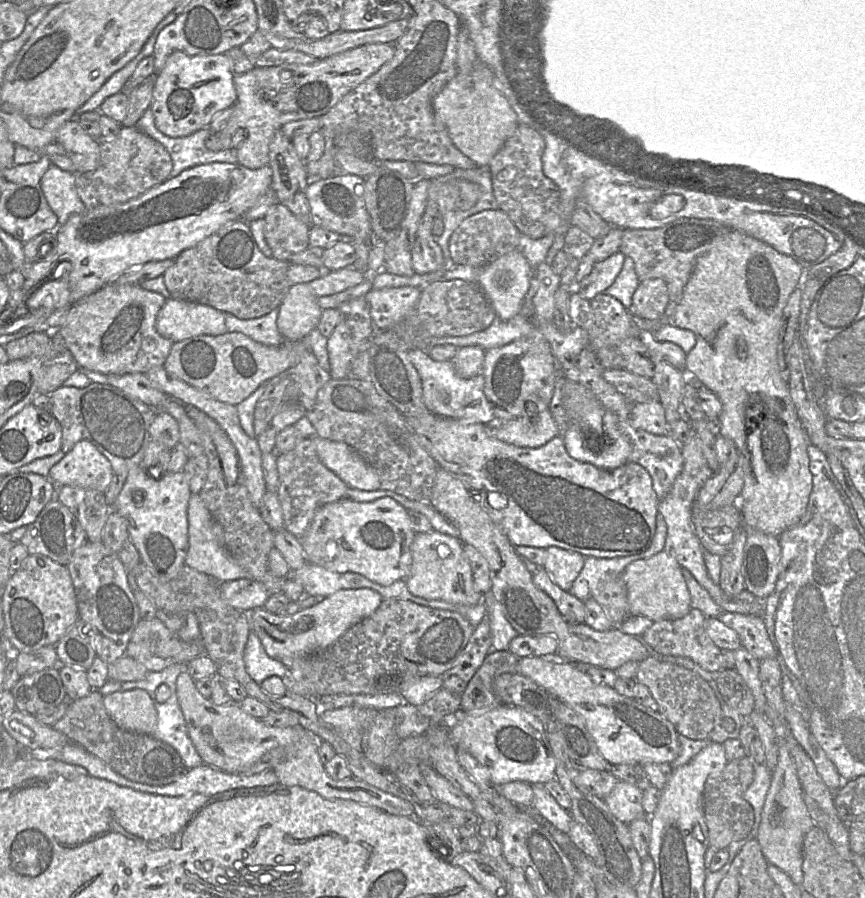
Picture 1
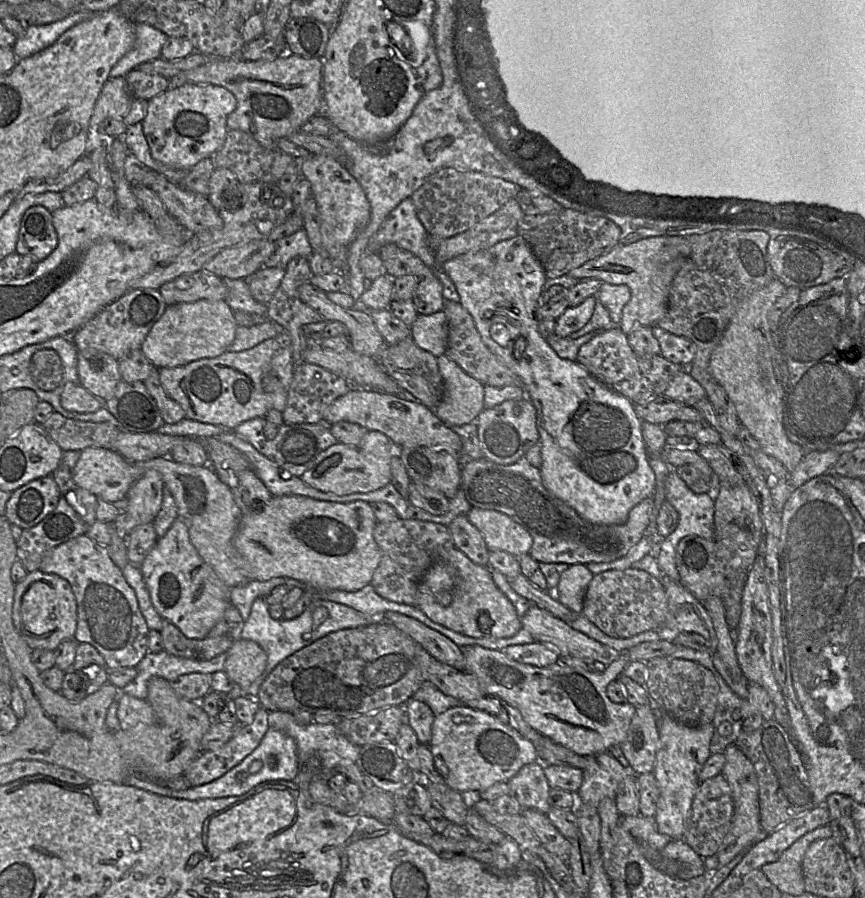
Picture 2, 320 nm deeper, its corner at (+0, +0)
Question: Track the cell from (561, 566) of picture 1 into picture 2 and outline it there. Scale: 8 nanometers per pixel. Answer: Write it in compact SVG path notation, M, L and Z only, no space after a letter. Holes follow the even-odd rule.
M584 564L570 565L560 575L553 592L556 599L573 613L579 614L583 607L585 591L593 576Z

